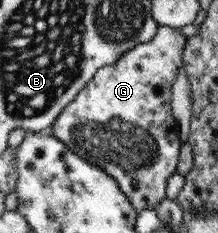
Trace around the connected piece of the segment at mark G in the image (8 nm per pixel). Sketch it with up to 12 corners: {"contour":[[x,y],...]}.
{"contour":[[160,26],[98,69],[52,136],[165,200],[181,142],[171,85],[188,37]]}

